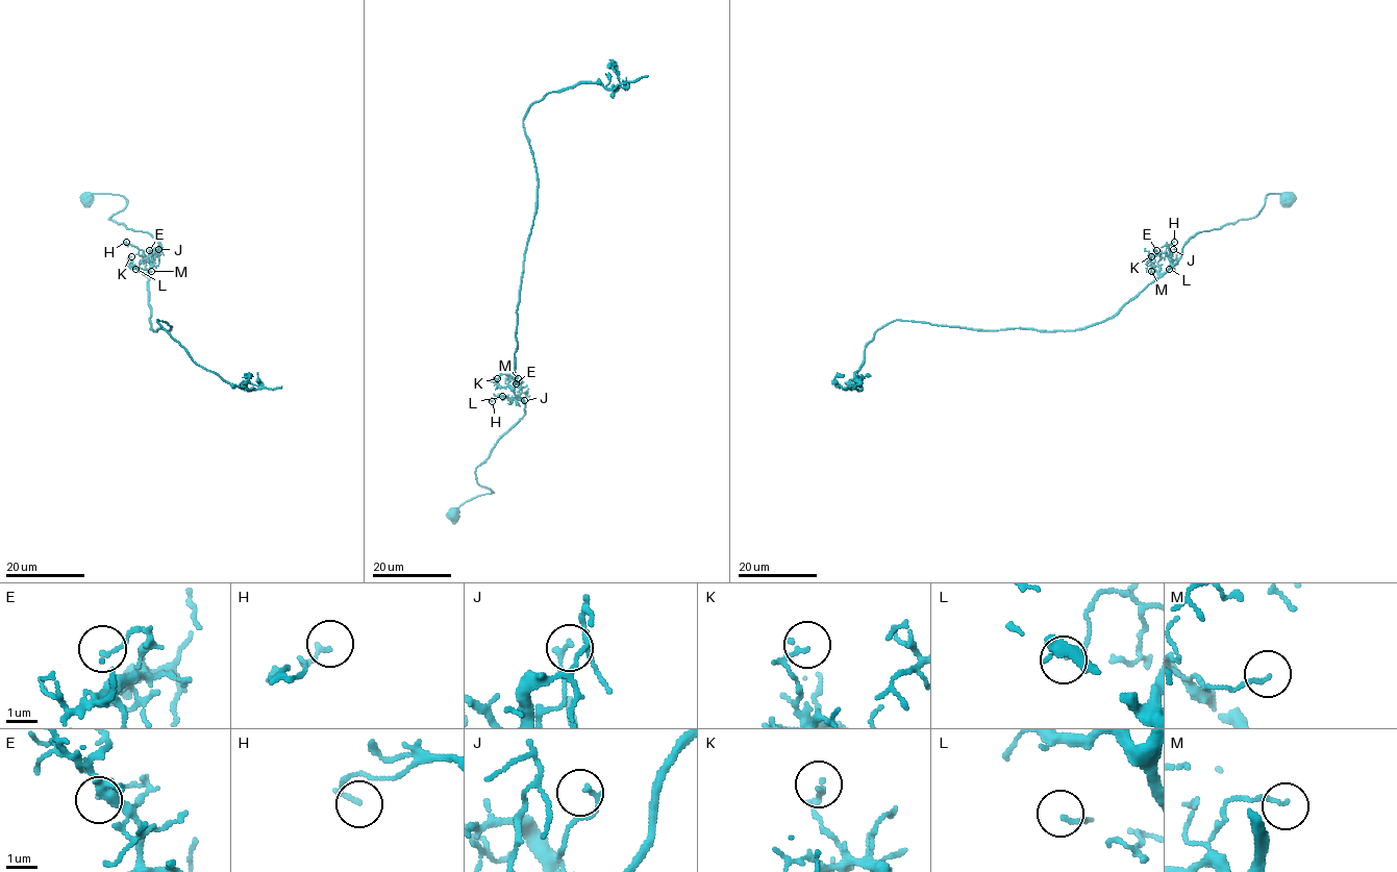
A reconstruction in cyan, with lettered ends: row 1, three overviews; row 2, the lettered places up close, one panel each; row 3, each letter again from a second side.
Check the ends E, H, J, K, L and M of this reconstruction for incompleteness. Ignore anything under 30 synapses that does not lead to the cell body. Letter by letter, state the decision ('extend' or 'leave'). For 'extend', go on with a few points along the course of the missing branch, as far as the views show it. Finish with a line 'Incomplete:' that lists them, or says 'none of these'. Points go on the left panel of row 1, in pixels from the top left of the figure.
E: leave
H: leave
J: leave
K: leave
L: leave
M: leave
Incomplete: none of these

